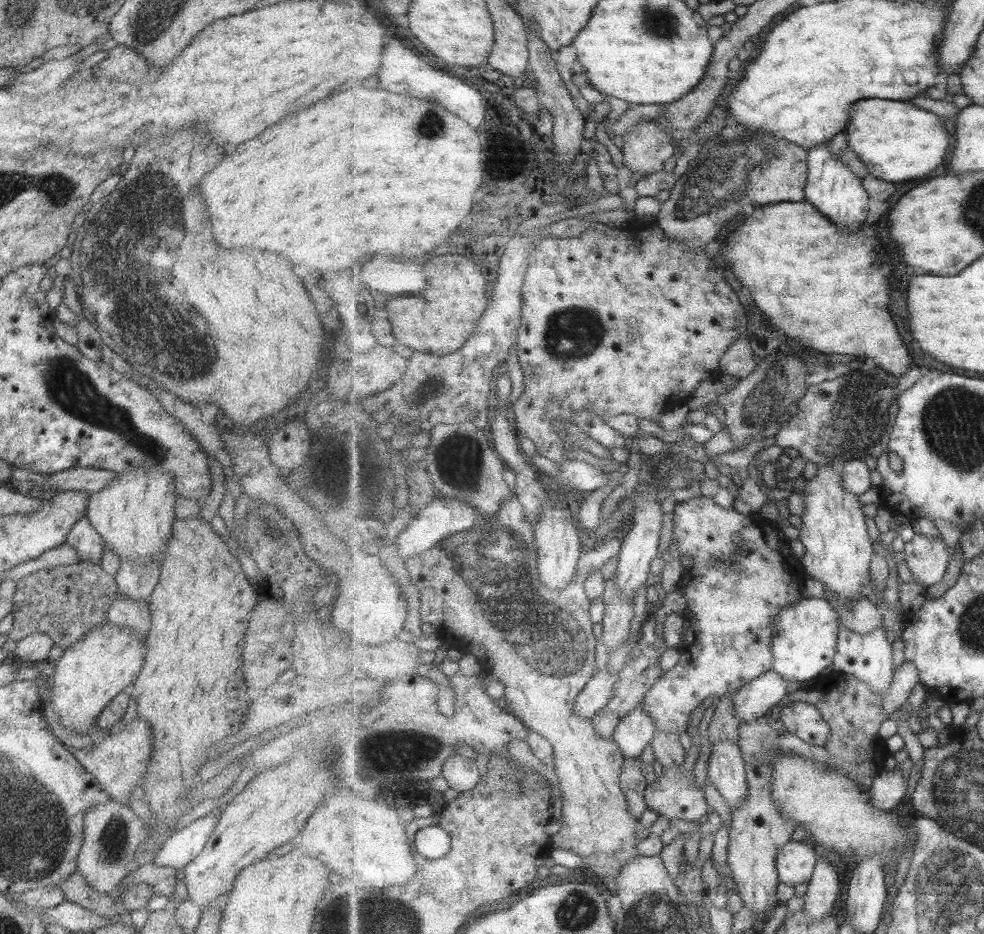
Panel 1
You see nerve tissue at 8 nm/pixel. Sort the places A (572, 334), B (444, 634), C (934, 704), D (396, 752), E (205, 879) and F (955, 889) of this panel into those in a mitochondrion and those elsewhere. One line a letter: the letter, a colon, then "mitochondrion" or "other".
A: mitochondrion
B: other
C: other
D: mitochondrion
E: other
F: mitochondrion

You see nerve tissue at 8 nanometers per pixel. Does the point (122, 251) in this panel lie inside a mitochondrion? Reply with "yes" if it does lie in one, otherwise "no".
yes

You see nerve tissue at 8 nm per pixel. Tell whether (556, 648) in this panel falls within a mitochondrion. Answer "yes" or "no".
yes

